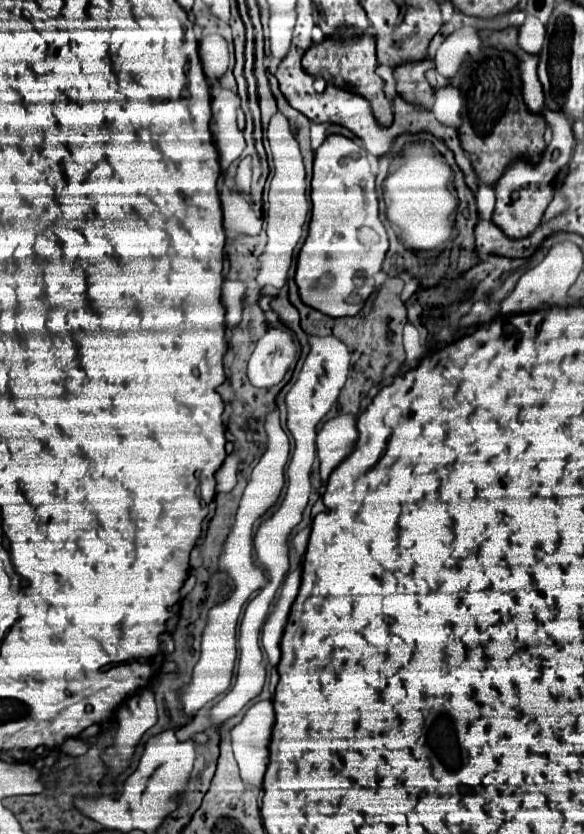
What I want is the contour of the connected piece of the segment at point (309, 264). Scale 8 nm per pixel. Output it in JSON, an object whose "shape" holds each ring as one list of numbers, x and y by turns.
{"shape":[[330,135,314,153,312,217,308,237,298,255,296,285,306,305,330,315,356,315,374,291,374,275,388,251,388,235,378,217,376,175,360,147,344,137]]}

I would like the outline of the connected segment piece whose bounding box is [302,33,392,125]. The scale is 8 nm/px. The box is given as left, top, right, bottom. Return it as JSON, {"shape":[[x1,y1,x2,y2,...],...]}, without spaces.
{"shape":[[342,33,334,37,326,37,322,43,314,43,302,57,302,67,314,75,324,77,328,83,334,83,342,89,354,91,370,101,372,111,380,125,392,123,392,103,384,93,384,83,376,73,376,41,370,35,358,35,358,37,344,37]]}

